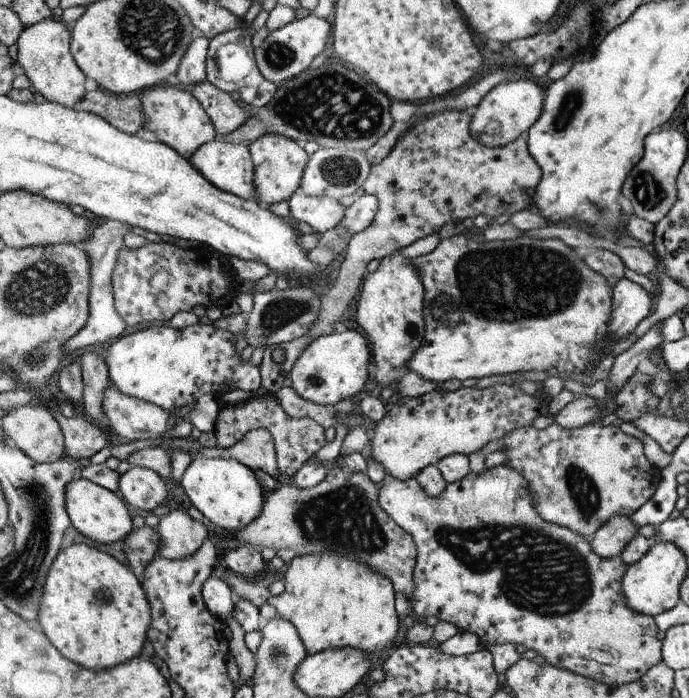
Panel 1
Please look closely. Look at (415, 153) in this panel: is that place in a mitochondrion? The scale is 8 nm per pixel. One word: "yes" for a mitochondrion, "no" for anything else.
no

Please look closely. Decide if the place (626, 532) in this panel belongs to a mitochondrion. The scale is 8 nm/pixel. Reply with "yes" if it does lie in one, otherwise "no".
no

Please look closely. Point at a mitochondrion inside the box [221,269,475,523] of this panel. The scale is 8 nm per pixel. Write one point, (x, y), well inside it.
(280, 312)

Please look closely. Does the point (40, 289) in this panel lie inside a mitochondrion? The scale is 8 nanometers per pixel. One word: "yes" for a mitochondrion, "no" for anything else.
yes

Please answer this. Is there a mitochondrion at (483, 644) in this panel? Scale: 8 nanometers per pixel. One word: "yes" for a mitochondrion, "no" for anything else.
no

